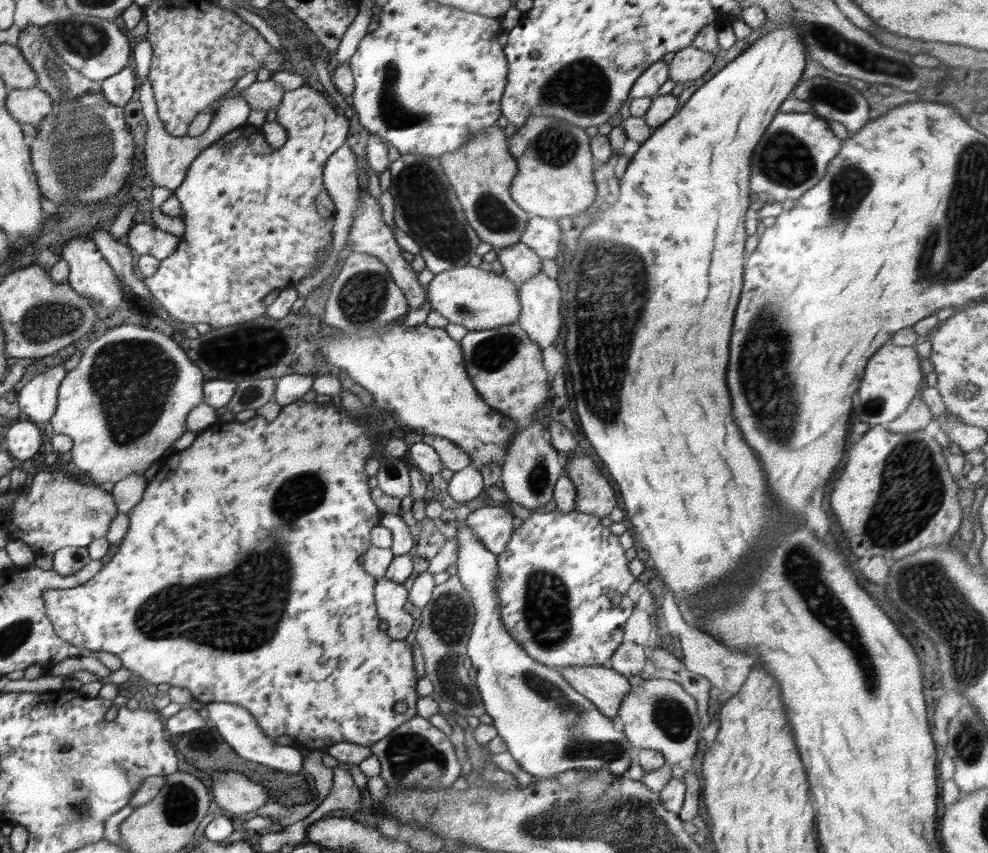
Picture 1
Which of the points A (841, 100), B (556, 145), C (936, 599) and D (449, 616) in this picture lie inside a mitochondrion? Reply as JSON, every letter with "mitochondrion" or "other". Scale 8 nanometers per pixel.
{"A":"mitochondrion","B":"mitochondrion","C":"mitochondrion","D":"mitochondrion"}

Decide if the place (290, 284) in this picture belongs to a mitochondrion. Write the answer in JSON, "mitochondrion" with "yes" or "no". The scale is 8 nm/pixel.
{"mitochondrion":"no"}

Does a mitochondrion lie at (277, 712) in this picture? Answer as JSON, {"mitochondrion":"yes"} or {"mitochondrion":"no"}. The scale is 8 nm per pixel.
{"mitochondrion":"no"}

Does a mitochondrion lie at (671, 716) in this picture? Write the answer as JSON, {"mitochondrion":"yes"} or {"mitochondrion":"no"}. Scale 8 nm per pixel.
{"mitochondrion":"yes"}

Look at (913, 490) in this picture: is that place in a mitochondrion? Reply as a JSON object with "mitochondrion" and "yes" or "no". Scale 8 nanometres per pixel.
{"mitochondrion":"yes"}

